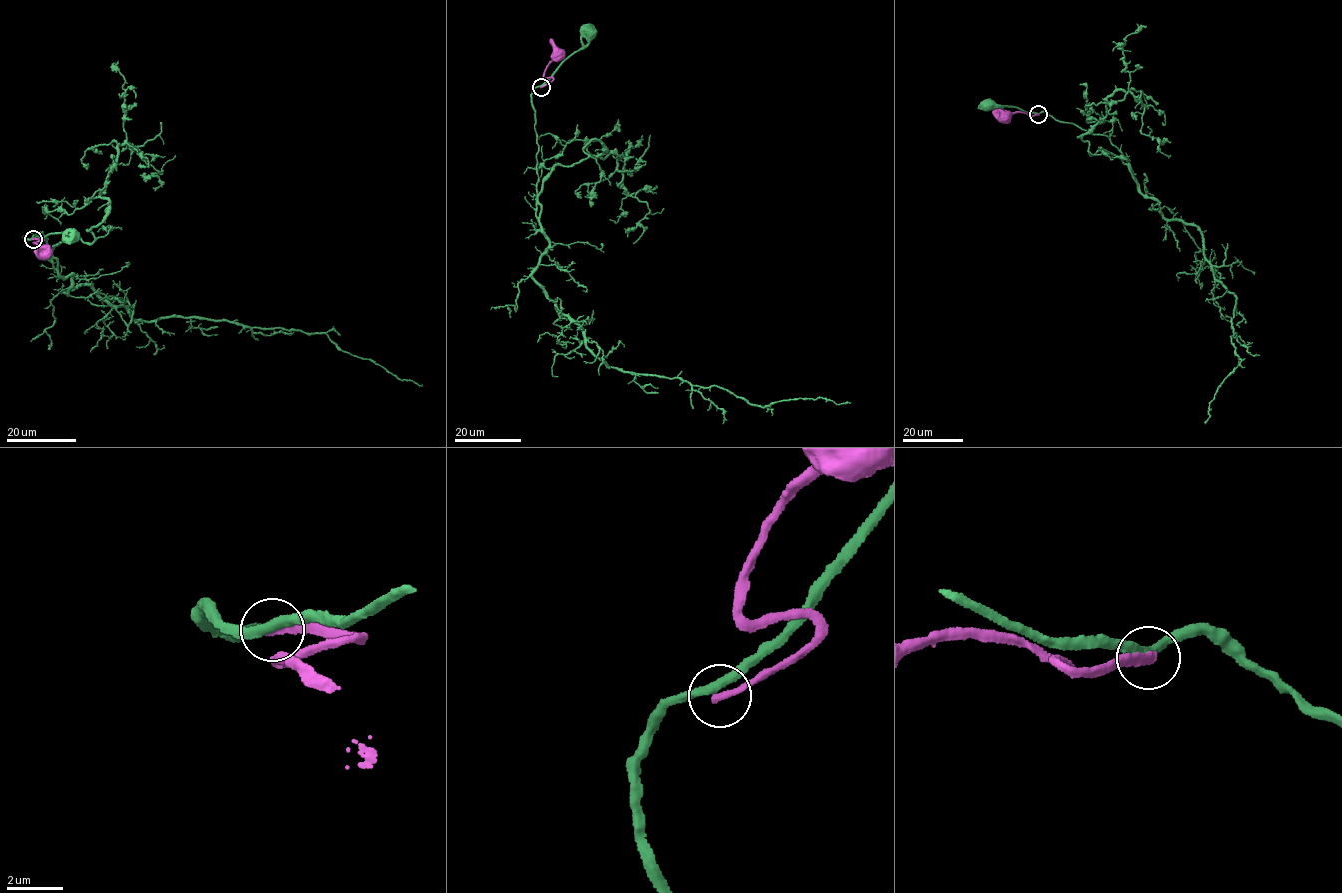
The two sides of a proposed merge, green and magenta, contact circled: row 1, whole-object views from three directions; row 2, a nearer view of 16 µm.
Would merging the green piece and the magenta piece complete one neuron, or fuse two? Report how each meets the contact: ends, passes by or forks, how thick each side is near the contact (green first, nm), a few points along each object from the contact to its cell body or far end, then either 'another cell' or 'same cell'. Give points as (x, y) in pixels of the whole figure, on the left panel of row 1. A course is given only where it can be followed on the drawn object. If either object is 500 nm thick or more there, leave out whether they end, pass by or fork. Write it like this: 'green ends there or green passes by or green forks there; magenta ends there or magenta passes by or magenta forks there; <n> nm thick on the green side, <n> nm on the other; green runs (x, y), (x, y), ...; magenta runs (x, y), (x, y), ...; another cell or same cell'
green passes by; magenta ends there; 320 nm thick on the green side, 320 nm on the other; green runs (32, 239), (41, 232), (58, 274), (73, 273), (63, 291), (86, 285), (133, 319), (324, 333), (422, 386); magenta runs (32, 239), (43, 240), (33, 243), (43, 252); another cell

